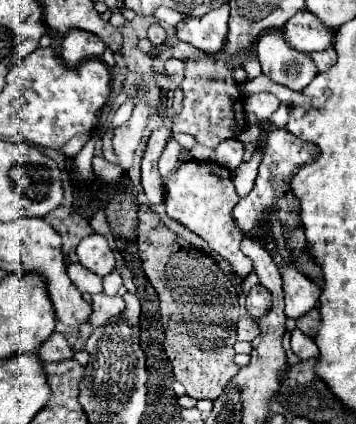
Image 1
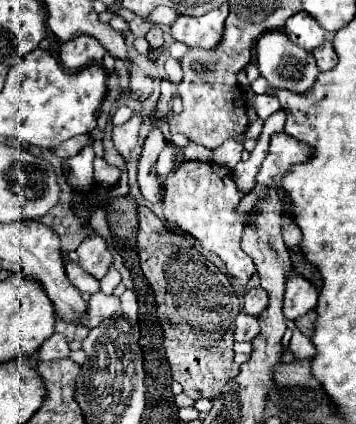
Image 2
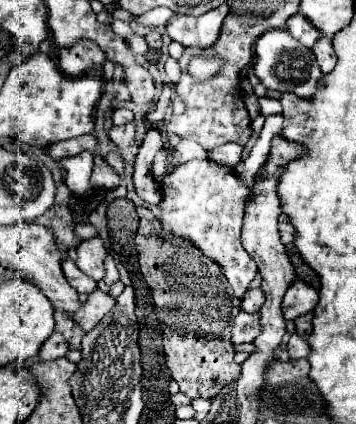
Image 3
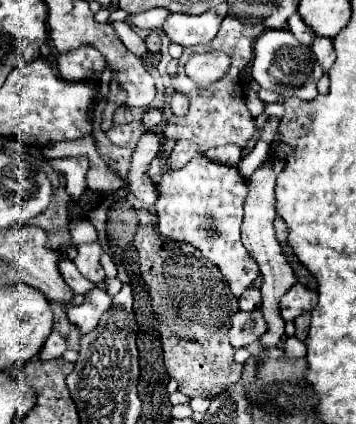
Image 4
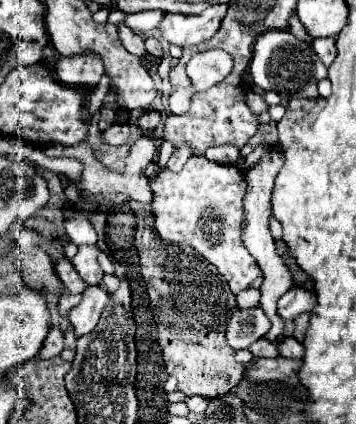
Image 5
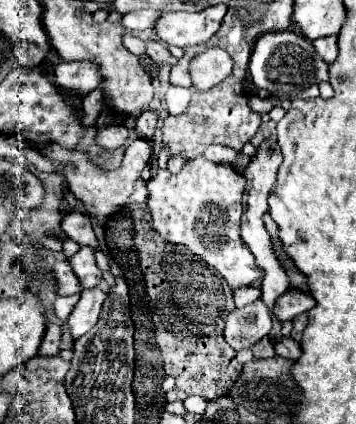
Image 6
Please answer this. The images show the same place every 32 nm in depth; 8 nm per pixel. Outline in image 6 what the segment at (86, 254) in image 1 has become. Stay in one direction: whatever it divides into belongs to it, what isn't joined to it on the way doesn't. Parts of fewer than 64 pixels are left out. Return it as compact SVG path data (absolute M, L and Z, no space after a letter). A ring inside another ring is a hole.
M82 246L68 262L72 264L72 270L76 272L78 280L82 282L82 288L94 288L102 280L102 270L96 264L94 258L96 250L90 246Z

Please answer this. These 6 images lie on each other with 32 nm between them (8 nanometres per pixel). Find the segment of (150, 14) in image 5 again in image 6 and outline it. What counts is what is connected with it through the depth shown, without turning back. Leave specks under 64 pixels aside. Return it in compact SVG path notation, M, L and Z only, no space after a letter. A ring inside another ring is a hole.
M140 10L140 12L130 12L122 18L122 26L136 32L136 30L148 30L154 28L154 24L158 22L160 12L154 10Z

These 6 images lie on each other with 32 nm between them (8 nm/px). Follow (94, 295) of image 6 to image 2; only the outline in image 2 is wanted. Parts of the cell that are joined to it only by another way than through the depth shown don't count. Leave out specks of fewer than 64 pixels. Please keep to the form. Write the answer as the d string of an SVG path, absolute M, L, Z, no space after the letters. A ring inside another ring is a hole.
M102 292L92 294L92 296L90 296L90 302L88 302L88 312L86 312L82 324L90 326L90 328L98 326L104 318L114 316L114 314L118 312L120 304L122 304L122 302L120 302L120 298L116 298L116 296L106 296L106 294L102 294Z

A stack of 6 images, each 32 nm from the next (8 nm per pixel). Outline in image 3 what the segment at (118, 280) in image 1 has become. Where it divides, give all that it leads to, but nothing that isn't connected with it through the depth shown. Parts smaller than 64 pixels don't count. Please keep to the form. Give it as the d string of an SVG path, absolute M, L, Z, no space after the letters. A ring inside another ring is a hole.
M112 256L106 258L105 266L106 274L105 277L98 282L98 287L104 293L109 293L111 286L120 279L120 275Z

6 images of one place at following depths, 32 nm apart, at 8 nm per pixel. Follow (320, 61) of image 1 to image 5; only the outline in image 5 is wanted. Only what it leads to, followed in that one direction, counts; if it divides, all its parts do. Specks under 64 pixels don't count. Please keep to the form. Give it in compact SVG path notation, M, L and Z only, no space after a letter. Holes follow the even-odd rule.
M316 38L314 42L312 42L312 48L314 48L314 52L318 54L318 58L322 60L322 64L328 68L332 62L334 62L334 58L336 58L336 46L334 46L334 38Z

